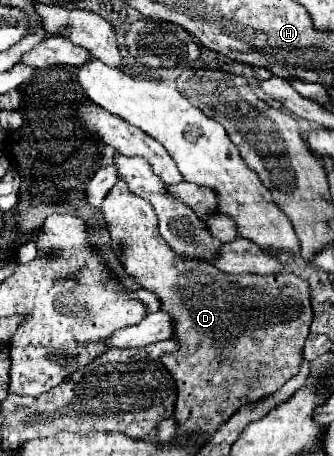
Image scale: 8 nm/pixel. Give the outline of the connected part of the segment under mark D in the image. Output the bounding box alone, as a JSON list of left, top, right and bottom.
[101,180,313,438]

